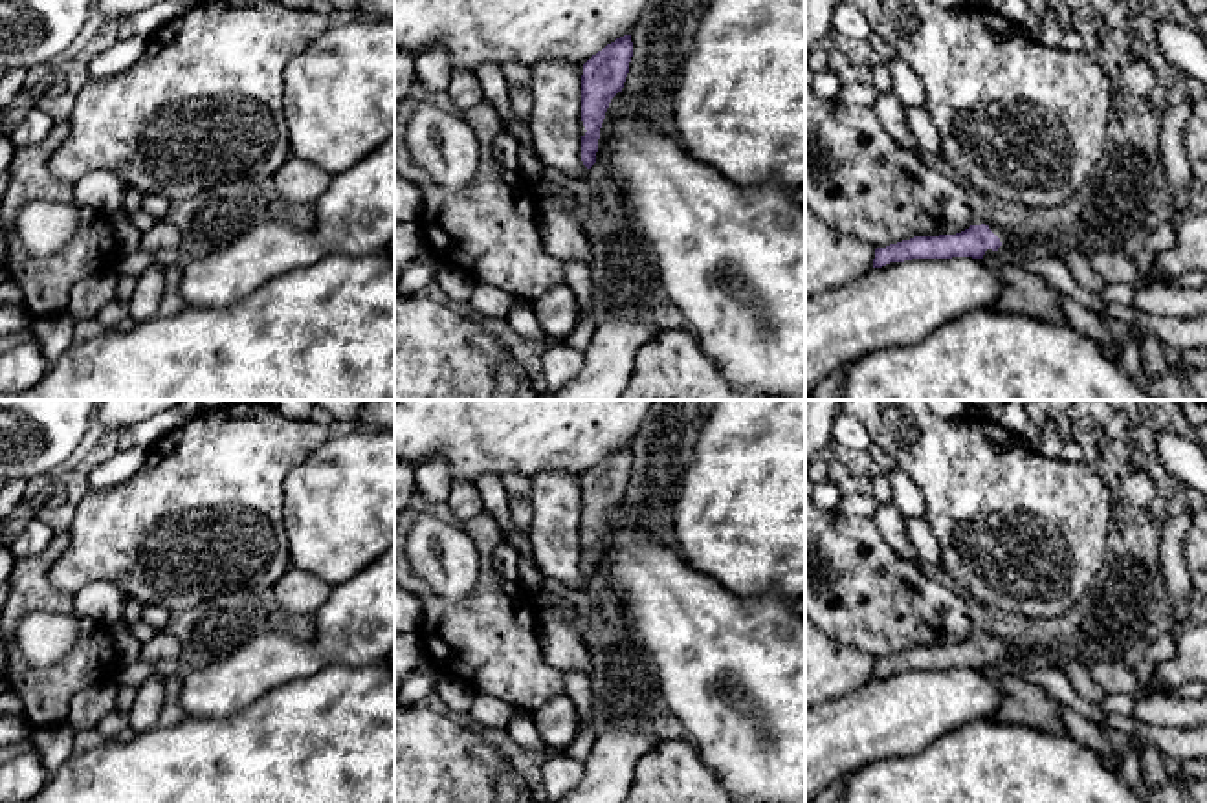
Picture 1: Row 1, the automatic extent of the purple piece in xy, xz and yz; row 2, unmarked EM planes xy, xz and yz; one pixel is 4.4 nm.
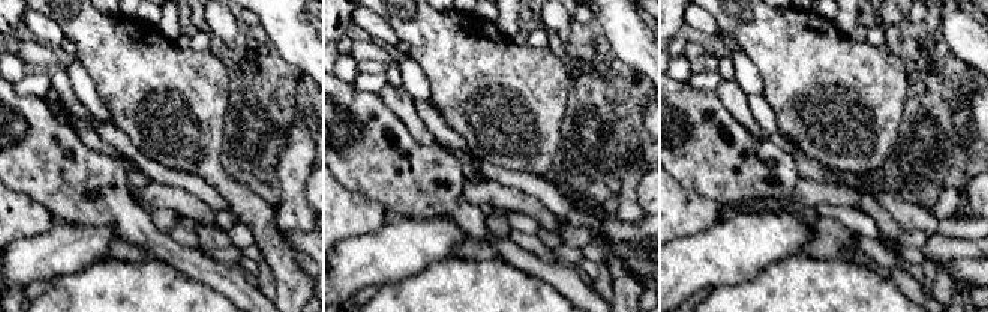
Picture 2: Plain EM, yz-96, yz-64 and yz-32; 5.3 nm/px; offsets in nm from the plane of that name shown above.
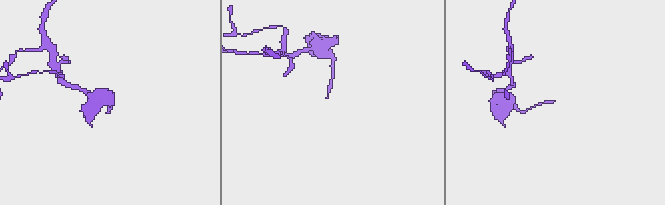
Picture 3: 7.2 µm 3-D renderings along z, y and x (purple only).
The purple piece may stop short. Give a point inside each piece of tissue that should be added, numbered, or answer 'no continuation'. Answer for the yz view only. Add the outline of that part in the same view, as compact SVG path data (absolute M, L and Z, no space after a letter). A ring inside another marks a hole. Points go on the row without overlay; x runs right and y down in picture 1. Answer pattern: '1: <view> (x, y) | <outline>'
1: yz (1007, 649) | M989 636L989 640L991 640L991 642L1000 649L1000 653L1002 653L1002 656L1000 656L998 660L1007 658L1007 656L1018 656L1018 654L1020 654L1020 649L1018 649L1016 645L1013 645L1013 644L1002 640L1002 638Z

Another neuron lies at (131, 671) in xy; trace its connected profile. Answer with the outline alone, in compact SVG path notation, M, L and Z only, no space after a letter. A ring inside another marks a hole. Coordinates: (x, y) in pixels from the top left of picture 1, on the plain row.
M138 660L134 664L127 664L119 669L116 682L123 684L123 682L134 682L143 675L150 675L150 673L158 673L156 667L152 664L149 664L147 660Z

